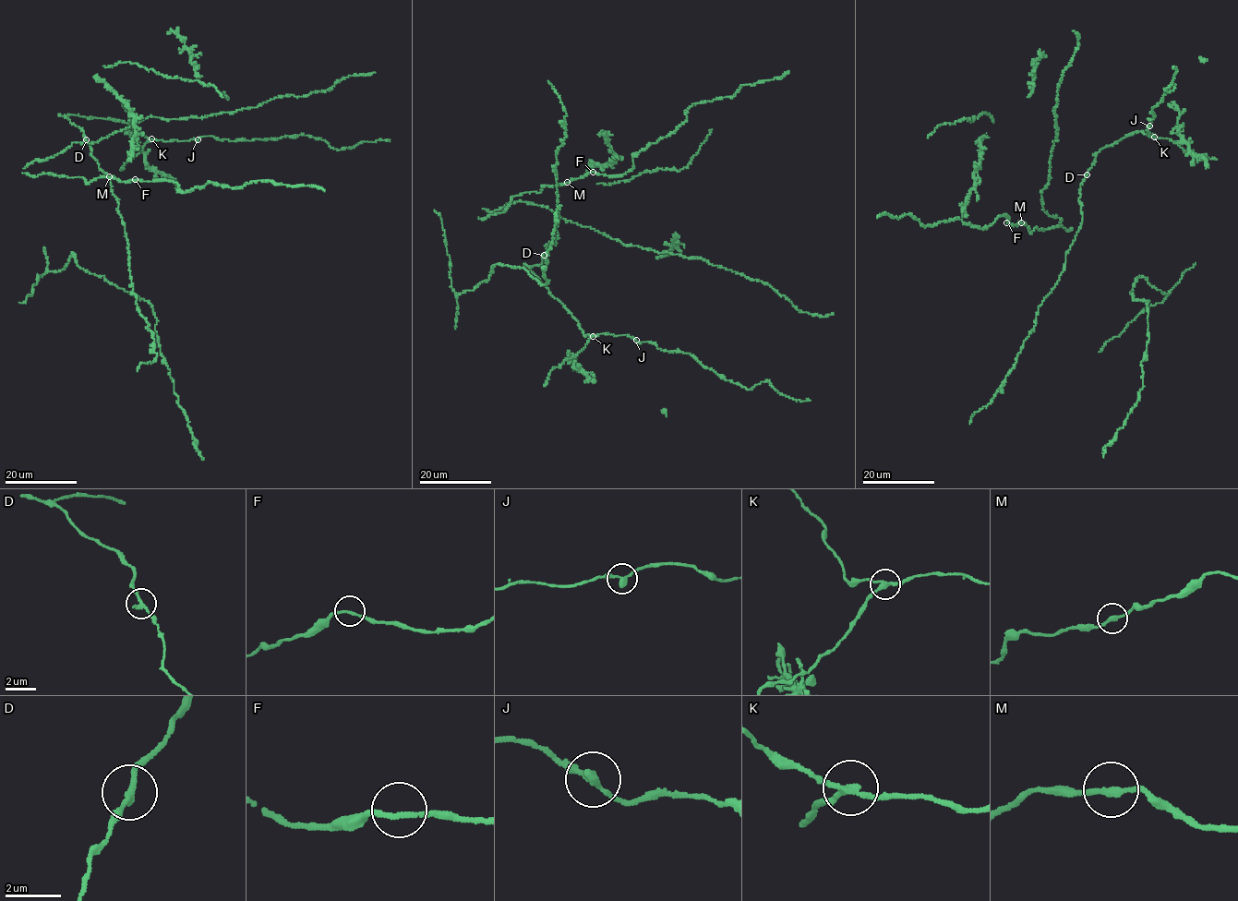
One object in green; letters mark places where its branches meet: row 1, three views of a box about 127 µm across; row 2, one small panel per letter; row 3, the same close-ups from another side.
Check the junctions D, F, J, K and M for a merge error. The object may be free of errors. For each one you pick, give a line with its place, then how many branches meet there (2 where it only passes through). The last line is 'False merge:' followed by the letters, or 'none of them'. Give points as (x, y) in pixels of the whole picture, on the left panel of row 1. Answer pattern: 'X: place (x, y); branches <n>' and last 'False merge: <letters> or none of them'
K: place (151, 138); branches 3
False merge: K

